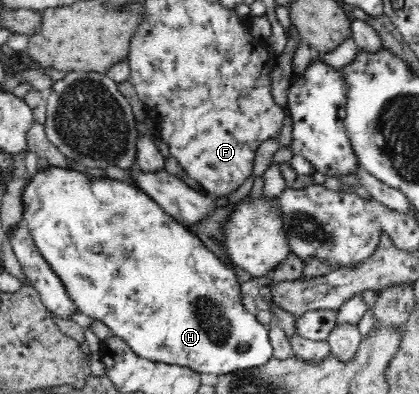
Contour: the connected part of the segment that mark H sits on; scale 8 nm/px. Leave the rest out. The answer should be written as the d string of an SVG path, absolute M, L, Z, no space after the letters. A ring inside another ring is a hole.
M49 166L48 168L38 168L36 175L28 182L28 186L24 187L22 203L24 204L23 221L27 224L37 250L50 265L50 269L62 281L68 298L74 303L76 310L91 318L92 321L103 322L114 336L121 338L138 356L157 363L176 364L191 368L198 374L214 374L214 376L259 367L273 357L268 329L266 326L262 326L258 319L244 307L241 284L234 268L216 257L216 254L204 245L198 235L194 234L189 227L180 224L170 214L166 214L143 190L130 183L108 177L90 177L84 172L78 172L67 166Z

